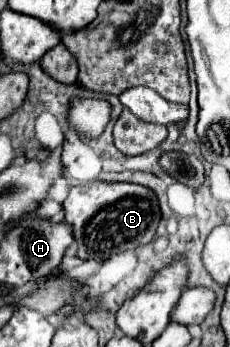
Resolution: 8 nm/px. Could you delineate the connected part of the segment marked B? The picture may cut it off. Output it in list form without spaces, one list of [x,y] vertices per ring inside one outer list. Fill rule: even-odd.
[[[88,182],[74,186],[62,202],[64,222],[72,226],[74,242],[78,244],[78,258],[108,260],[114,252],[126,252],[148,244],[160,224],[160,208],[152,190],[128,182]]]

